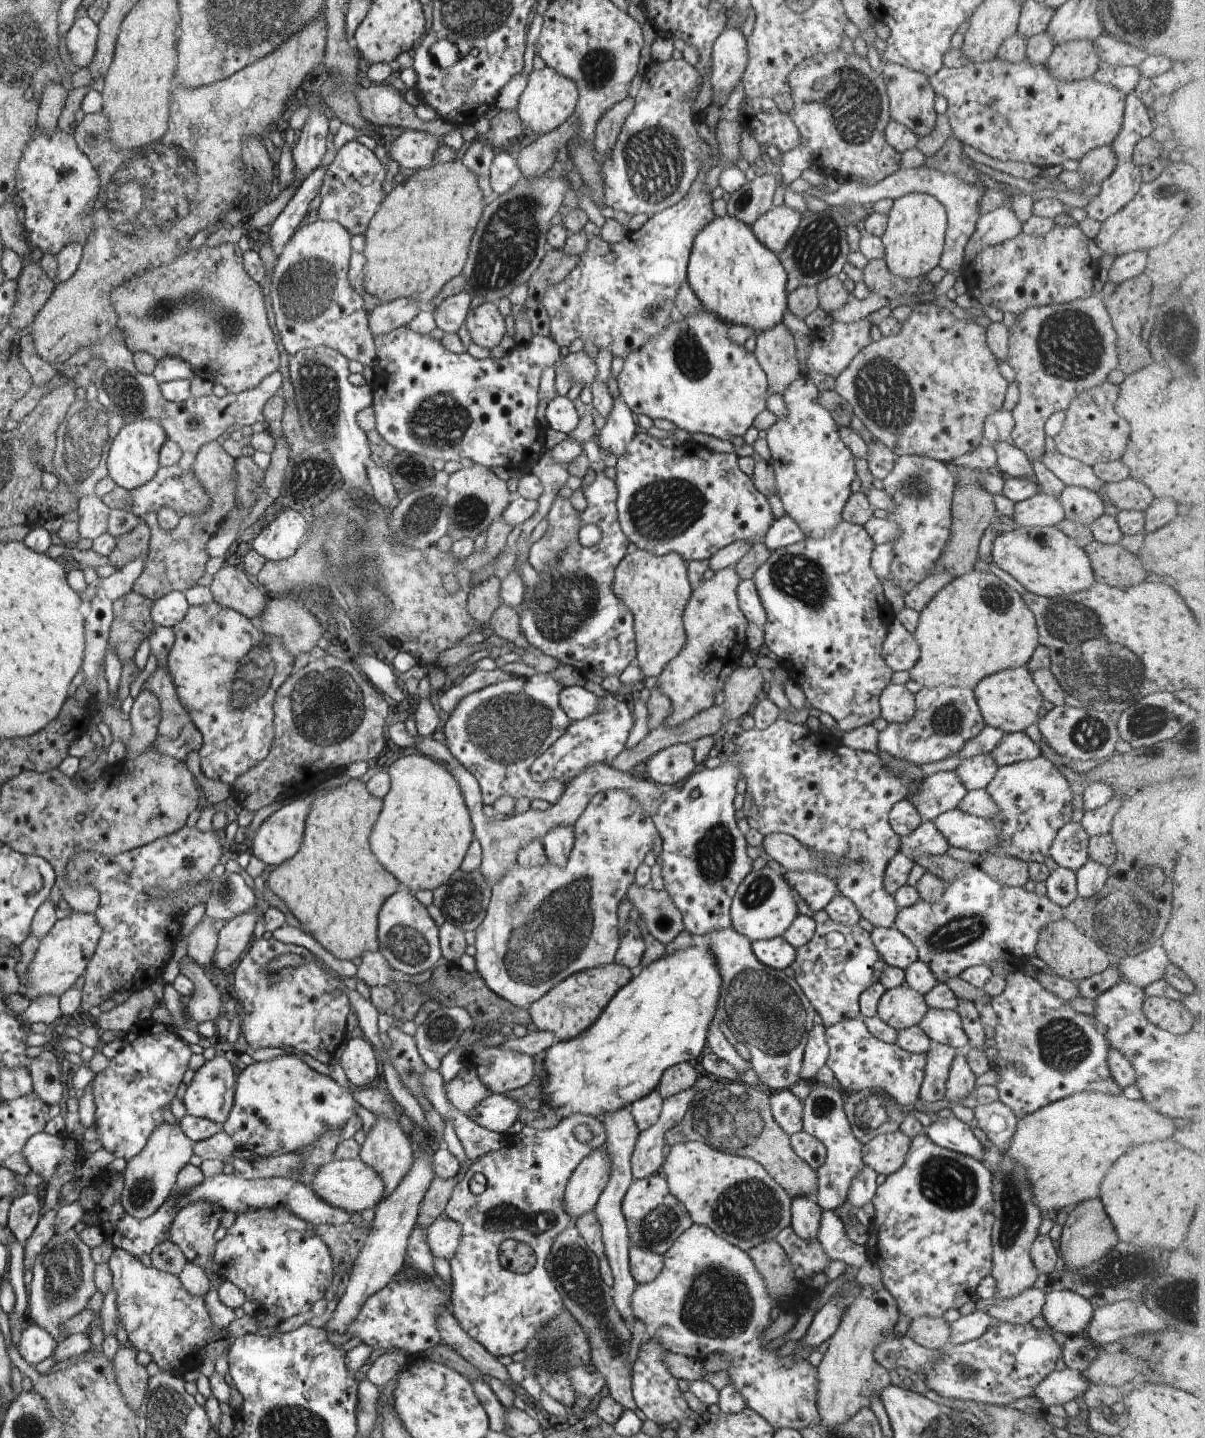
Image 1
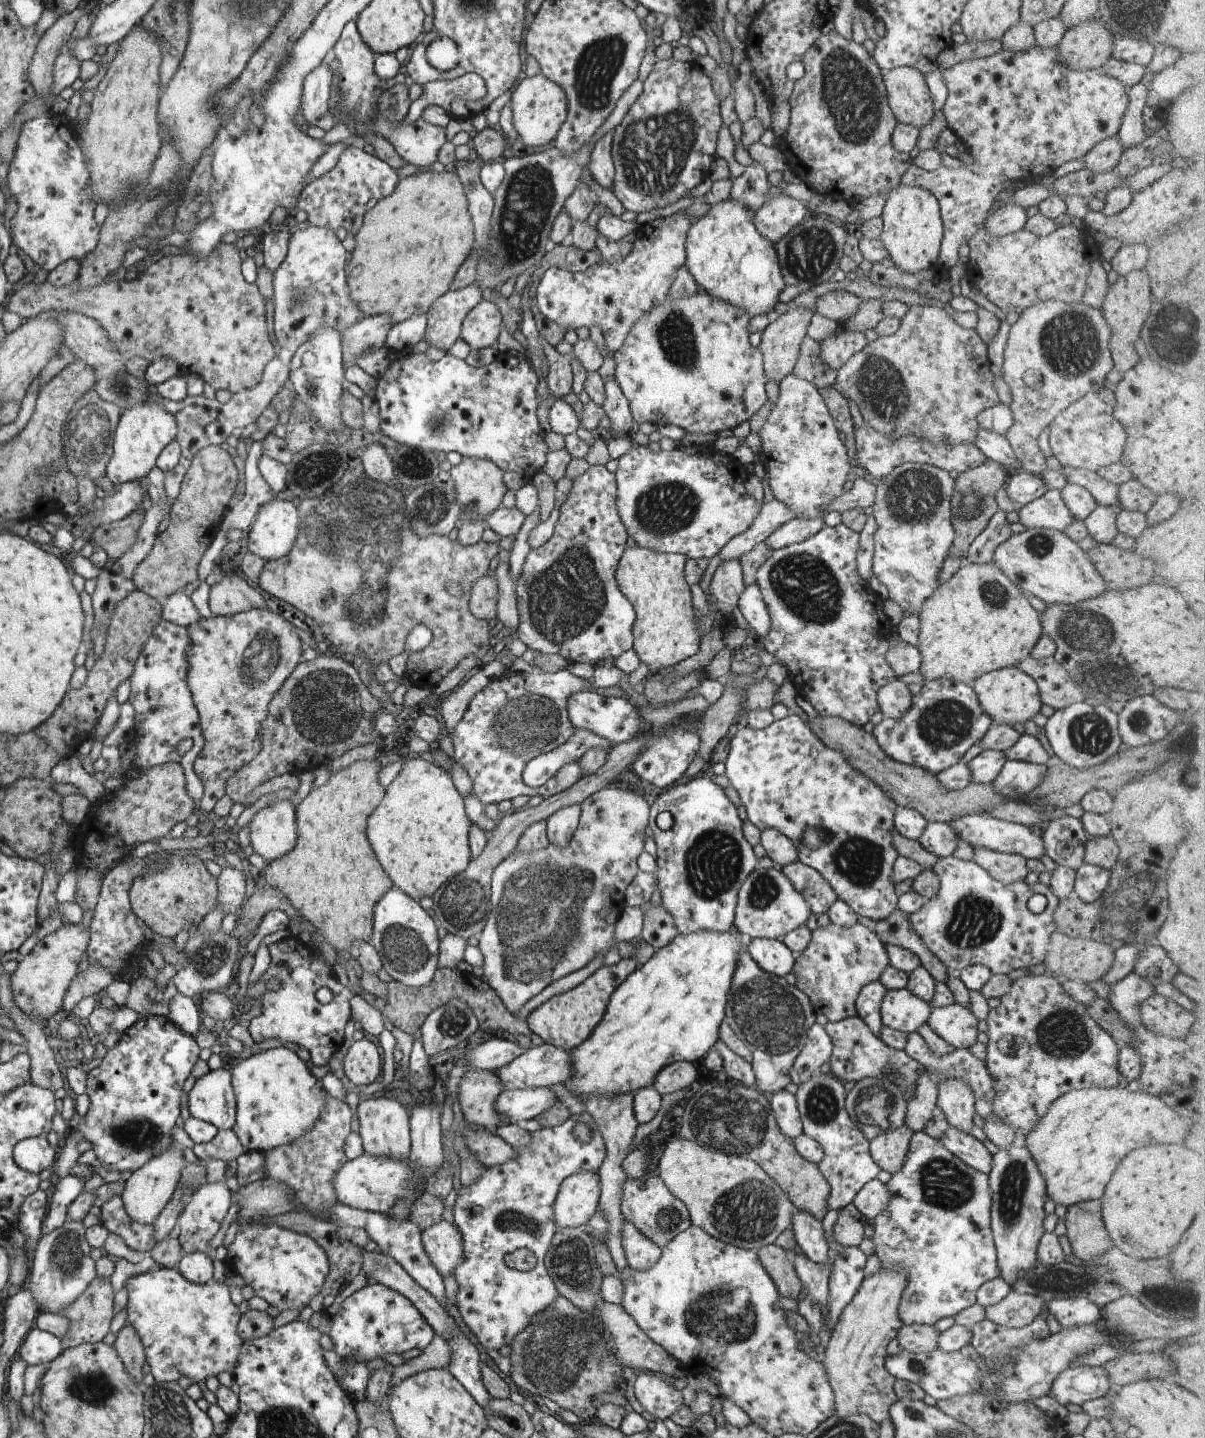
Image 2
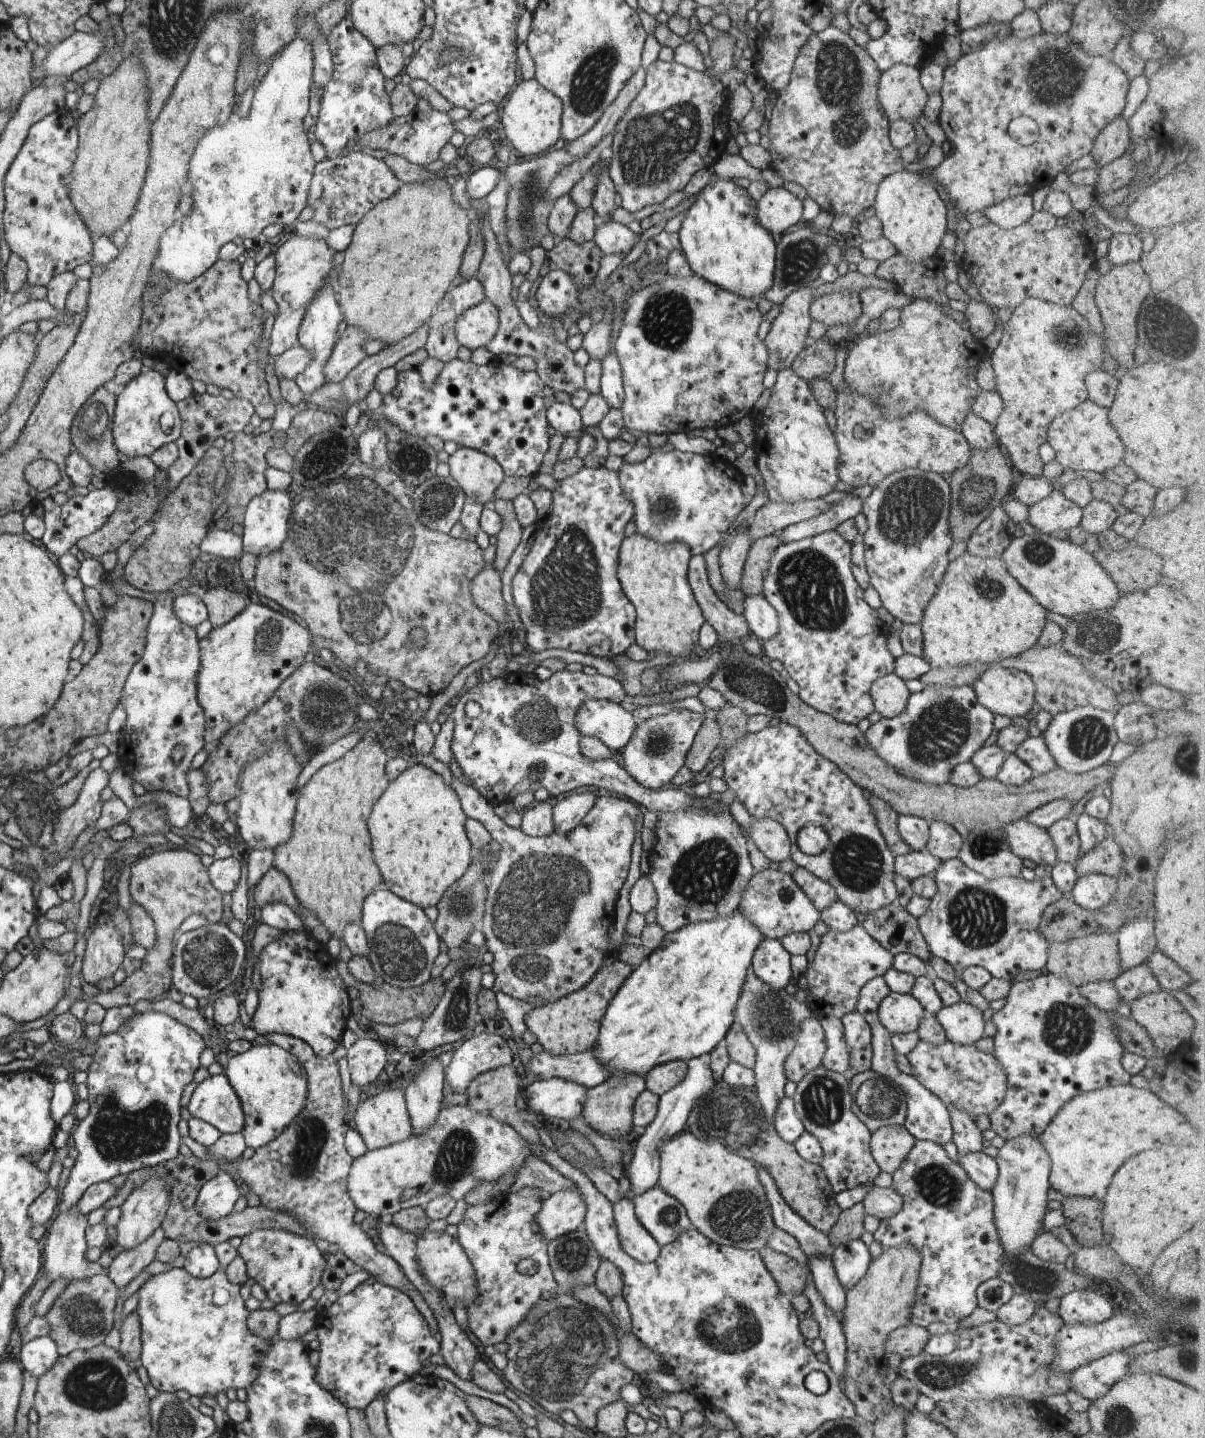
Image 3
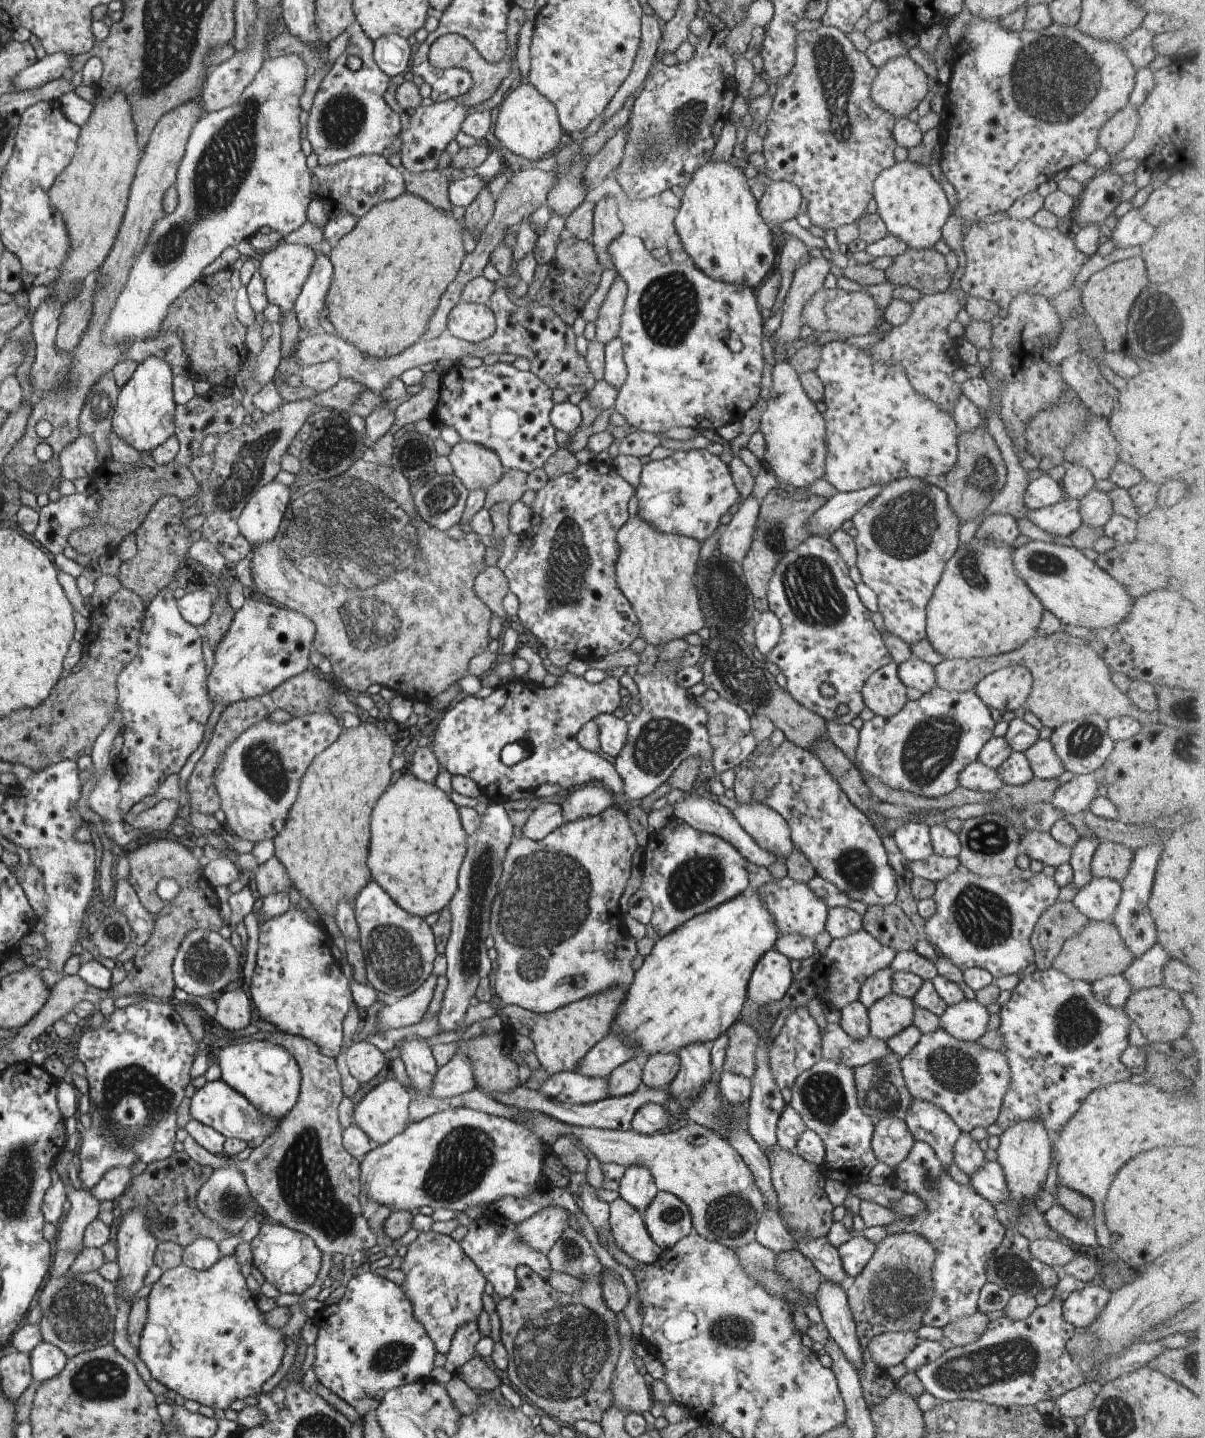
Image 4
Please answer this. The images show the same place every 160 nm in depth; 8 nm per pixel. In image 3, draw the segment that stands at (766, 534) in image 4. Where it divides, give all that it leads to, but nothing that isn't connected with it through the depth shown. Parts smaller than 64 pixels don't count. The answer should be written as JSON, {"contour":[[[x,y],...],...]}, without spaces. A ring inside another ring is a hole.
{"contour":[[[768,535],[751,544],[741,578],[742,594],[762,595],[763,580],[769,569],[769,562],[776,547],[782,544],[780,535]]]}

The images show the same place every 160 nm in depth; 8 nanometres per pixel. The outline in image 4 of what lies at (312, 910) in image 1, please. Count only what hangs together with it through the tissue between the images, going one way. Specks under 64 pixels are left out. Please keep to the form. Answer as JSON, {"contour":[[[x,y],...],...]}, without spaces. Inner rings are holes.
{"contour":[[[360,723],[353,729],[344,728],[342,734],[336,739],[336,742],[332,743],[324,752],[321,752],[318,758],[308,767],[306,774],[302,778],[302,786],[299,788],[299,798],[295,800],[295,804],[290,810],[286,826],[279,832],[278,836],[273,838],[275,857],[286,869],[292,884],[296,887],[296,890],[298,890],[300,896],[306,898],[319,914],[325,914],[330,918],[335,916],[336,907],[339,906],[340,902],[345,901],[352,905],[360,894],[360,891],[373,880],[367,865],[369,844],[371,843],[371,812],[376,801],[380,798],[380,795],[390,786],[390,782],[392,782],[392,774],[394,774],[394,771],[390,768],[390,760],[392,760],[394,756],[394,751],[394,741],[390,735],[380,730],[379,724]]]}

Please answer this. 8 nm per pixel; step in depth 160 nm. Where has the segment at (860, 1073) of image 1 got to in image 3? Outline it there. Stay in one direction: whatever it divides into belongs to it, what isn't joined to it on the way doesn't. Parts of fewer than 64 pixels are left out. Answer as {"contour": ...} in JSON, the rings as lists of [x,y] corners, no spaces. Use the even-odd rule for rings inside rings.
{"contour":[[[856,1012],[848,1013],[841,1018],[844,1040],[849,1048],[849,1076],[863,1073],[871,1068],[873,1058],[872,1035],[869,1024]]]}

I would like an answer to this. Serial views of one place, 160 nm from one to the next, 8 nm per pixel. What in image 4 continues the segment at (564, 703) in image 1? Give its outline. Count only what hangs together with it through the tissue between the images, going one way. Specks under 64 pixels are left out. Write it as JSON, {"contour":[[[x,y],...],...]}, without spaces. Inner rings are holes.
{"contour":[[[602,712],[593,718],[599,730],[601,749],[610,756],[616,757],[625,745],[629,724],[613,713]]]}

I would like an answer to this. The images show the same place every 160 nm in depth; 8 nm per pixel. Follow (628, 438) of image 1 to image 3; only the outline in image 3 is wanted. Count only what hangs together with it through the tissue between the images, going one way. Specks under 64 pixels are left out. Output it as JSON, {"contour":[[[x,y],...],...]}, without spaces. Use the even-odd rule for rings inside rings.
{"contour":[[[608,354],[601,360],[600,394],[610,408],[621,408],[625,397],[622,369],[616,355]]]}

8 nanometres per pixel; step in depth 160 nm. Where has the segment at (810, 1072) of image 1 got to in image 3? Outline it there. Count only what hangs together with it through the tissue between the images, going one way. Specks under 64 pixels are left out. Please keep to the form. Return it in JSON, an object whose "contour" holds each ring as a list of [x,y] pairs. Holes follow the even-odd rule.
{"contour":[[[806,1018],[784,1065],[787,1080],[800,1082],[807,1072],[822,1066],[826,1049],[825,1034],[819,1019]]]}

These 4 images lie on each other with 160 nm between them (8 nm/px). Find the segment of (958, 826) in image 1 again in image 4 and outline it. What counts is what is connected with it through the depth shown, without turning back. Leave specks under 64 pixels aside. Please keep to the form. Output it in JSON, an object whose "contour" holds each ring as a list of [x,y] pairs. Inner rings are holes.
{"contour":[[[1027,830],[1019,838],[1020,849],[1031,860],[1043,862],[1045,866],[1059,867],[1068,863],[1071,857],[1071,848],[1060,844],[1050,831]]]}

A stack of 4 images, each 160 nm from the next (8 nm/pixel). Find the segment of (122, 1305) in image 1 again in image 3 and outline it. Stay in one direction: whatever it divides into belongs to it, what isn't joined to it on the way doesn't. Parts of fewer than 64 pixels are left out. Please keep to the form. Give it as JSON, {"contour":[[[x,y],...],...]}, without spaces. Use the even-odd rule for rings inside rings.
{"contour":[[[174,1267],[167,1273],[152,1275],[136,1292],[141,1331],[141,1360],[156,1390],[176,1393],[186,1390],[191,1395],[216,1394],[227,1388],[246,1388],[258,1378],[263,1356],[270,1340],[256,1338],[246,1326],[248,1310],[240,1298],[240,1285],[230,1284],[226,1272],[219,1268],[212,1276],[201,1279],[188,1274],[184,1267]]]}

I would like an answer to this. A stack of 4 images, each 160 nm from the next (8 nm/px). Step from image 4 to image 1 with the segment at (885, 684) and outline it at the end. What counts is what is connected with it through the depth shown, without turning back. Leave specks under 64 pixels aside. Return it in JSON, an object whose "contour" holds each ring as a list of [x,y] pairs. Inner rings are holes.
{"contour":[[[891,683],[879,699],[881,716],[888,723],[910,721],[917,712],[915,695],[904,685]]]}

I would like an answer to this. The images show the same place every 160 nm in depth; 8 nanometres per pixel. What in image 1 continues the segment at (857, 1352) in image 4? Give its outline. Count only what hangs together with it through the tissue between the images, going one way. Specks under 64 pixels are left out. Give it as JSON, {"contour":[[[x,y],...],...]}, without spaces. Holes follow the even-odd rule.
{"contour":[[[798,1196],[792,1199],[791,1228],[802,1240],[818,1238],[822,1208],[813,1196]]]}

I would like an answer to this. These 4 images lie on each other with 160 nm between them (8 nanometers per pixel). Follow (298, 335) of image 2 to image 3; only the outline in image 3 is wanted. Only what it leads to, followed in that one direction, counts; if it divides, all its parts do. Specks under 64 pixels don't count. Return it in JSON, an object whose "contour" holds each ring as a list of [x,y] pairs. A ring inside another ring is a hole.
{"contour":[[[293,235],[277,248],[275,259],[277,274],[271,288],[278,308],[269,343],[269,354],[272,357],[281,355],[299,340],[299,328],[302,326],[307,308],[315,299],[316,293],[325,285],[338,286],[340,265],[334,262],[337,250],[328,244],[326,239],[317,236]]]}

